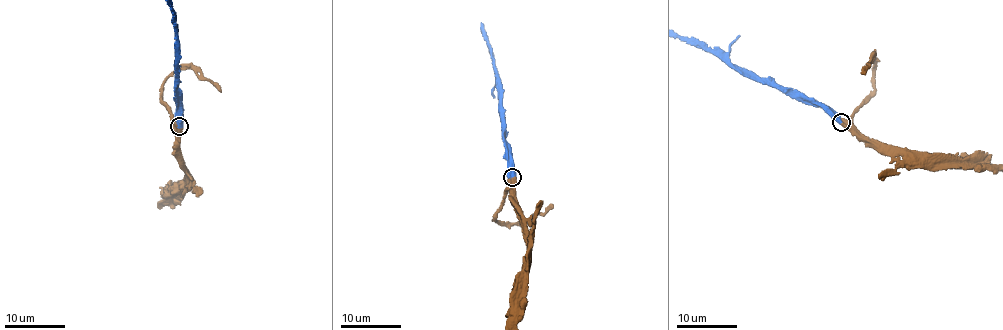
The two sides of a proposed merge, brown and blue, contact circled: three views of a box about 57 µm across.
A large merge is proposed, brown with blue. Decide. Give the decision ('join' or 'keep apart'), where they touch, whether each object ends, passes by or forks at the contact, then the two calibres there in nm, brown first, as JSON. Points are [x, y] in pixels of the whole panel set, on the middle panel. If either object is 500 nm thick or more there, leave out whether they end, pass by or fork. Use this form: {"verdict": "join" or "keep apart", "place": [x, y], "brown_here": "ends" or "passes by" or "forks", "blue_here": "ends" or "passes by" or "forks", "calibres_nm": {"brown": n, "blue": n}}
{"verdict": "join", "place": [512, 177], "calibres_nm": {"brown": 550, "blue": 550}}

